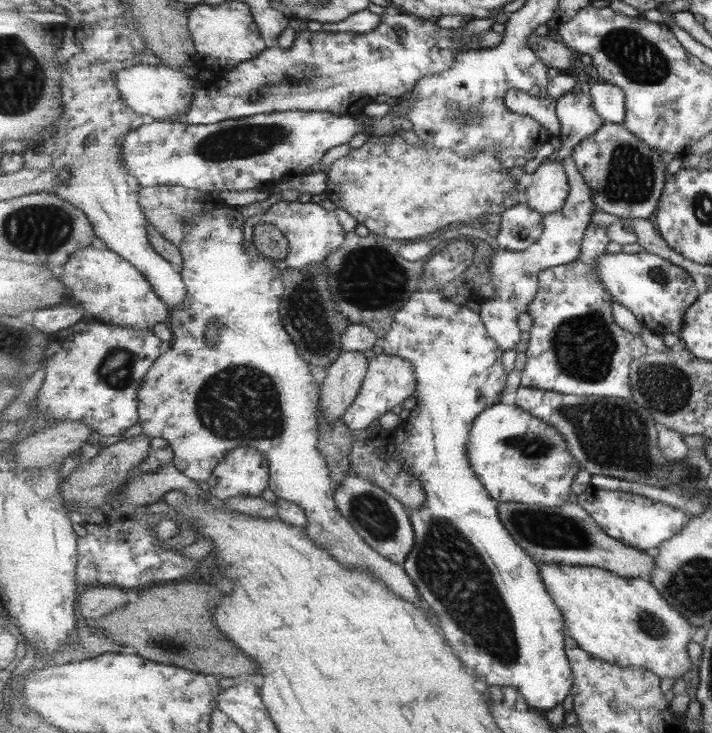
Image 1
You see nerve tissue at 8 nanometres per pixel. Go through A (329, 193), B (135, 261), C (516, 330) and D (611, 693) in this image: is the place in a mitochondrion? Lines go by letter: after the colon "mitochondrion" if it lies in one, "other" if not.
A: other
B: other
C: other
D: other

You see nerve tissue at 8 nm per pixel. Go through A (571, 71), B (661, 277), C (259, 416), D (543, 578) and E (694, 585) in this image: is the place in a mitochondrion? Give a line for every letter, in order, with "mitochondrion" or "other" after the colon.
A: other
B: mitochondrion
C: mitochondrion
D: other
E: mitochondrion

